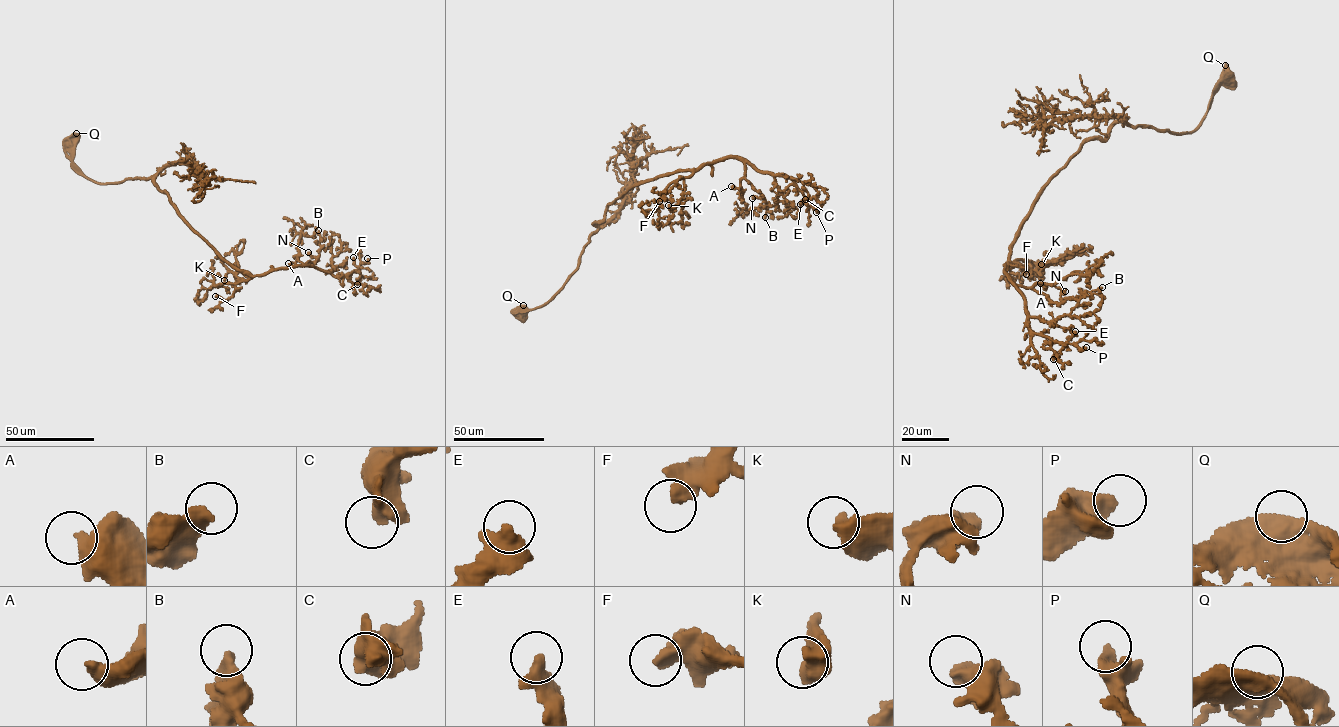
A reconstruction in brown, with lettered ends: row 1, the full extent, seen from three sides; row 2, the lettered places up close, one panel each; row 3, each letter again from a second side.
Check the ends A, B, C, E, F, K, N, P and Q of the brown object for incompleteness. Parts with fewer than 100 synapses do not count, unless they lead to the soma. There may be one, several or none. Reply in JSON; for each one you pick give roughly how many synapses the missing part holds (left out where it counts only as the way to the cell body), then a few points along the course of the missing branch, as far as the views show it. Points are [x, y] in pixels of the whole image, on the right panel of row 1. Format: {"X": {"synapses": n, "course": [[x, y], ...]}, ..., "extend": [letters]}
{"extend": []}

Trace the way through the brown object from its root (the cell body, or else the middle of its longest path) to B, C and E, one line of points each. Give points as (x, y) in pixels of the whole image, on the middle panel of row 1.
B: (519, 313), (553, 299), (576, 268), (607, 205), (636, 185), (739, 158), (745, 179), (766, 202), (765, 217)
C: (519, 313), (553, 299), (607, 205), (636, 185), (743, 158), (787, 175), (806, 191), (805, 199)
E: (519, 313), (553, 299), (607, 205), (636, 185), (743, 158), (787, 175), (802, 192), (800, 204)

